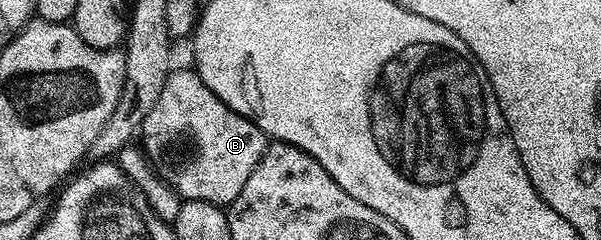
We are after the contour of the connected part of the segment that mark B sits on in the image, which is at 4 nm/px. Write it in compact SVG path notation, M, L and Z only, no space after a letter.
M177 68L169 73L166 79L166 87L162 87L162 95L158 95L158 103L154 103L154 111L150 111L150 115L146 115L142 130L142 138L144 137L144 141L142 140L143 148L149 158L158 166L159 172L163 174L168 183L172 185L184 201L205 201L211 205L227 207L231 205L234 199L238 199L238 195L242 192L242 187L246 187L246 179L250 179L250 171L254 171L254 167L258 167L262 155L268 150L269 138L265 137L263 131L249 117L238 115L229 105L222 103L222 99L218 99L218 95L214 95L214 91L210 91L210 87L206 87L206 83L202 83L200 74L196 72L195 68L179 69Z

